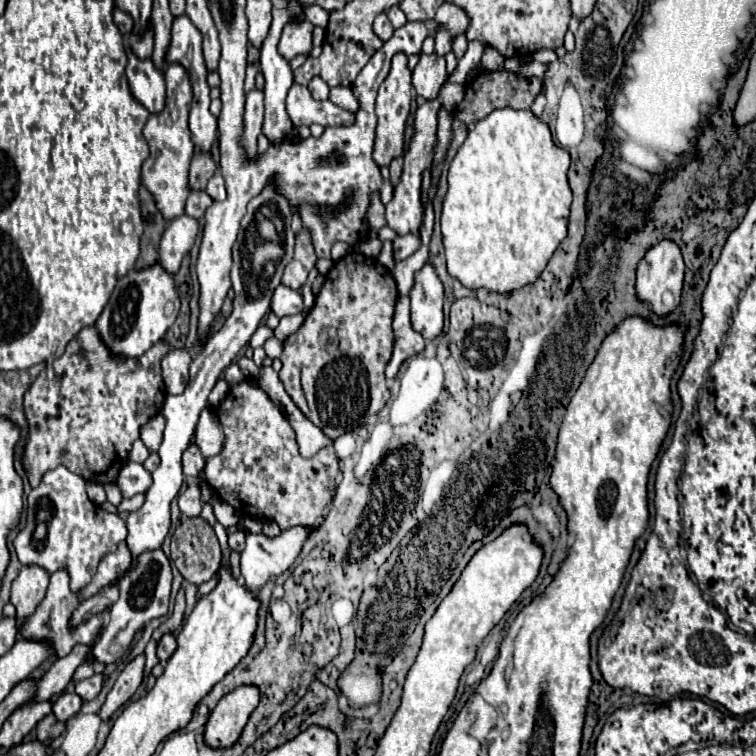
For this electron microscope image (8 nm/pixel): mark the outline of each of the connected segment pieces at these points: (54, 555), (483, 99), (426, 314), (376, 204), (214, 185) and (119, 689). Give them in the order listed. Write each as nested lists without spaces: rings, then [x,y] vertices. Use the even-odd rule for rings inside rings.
[[[58,466],[48,470],[42,482],[28,494],[26,522],[14,538],[14,548],[22,566],[40,566],[48,574],[64,568],[70,576],[72,592],[78,594],[92,582],[100,560],[116,552],[118,544],[124,540],[124,520],[92,504],[86,496],[84,478],[70,472],[66,466]]]
[[[490,72],[490,74],[476,74],[472,82],[466,84],[466,96],[464,100],[456,106],[454,118],[464,122],[464,124],[474,124],[488,116],[490,112],[498,108],[514,108],[514,110],[524,110],[530,108],[534,98],[542,92],[542,80],[540,78],[530,78],[530,80],[518,80],[510,72]]]
[[[430,262],[414,276],[414,286],[410,290],[410,320],[412,328],[422,334],[424,340],[432,340],[442,334],[444,326],[444,286]]]
[[[372,196],[372,212],[368,212],[368,236],[376,236],[376,230],[386,224],[384,218],[384,204],[380,202],[380,196]]]
[[[216,172],[206,188],[206,194],[212,196],[212,200],[226,200],[226,186],[224,186],[224,178],[220,172]]]
[[[144,654],[136,656],[118,676],[114,688],[106,696],[106,702],[98,714],[102,720],[108,720],[120,706],[124,706],[132,698],[136,688],[142,684],[142,672],[144,672]]]

